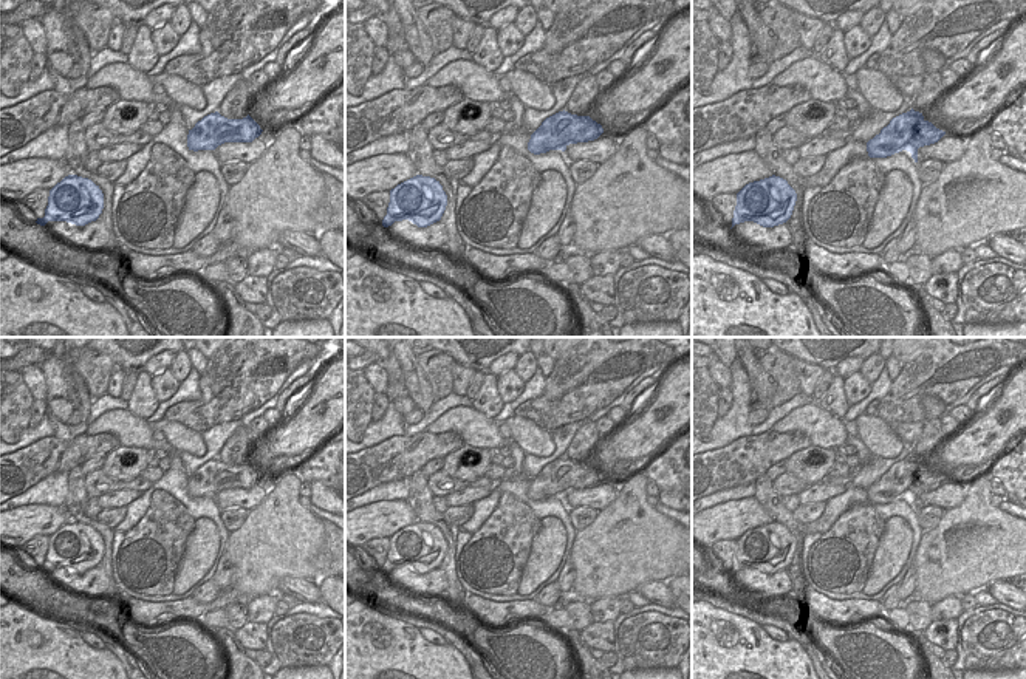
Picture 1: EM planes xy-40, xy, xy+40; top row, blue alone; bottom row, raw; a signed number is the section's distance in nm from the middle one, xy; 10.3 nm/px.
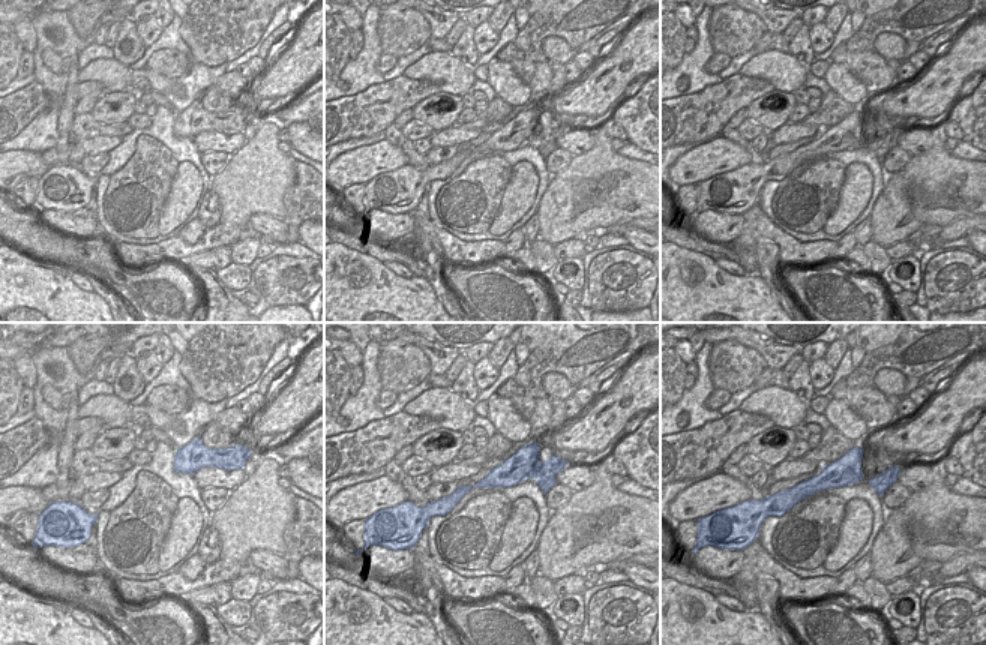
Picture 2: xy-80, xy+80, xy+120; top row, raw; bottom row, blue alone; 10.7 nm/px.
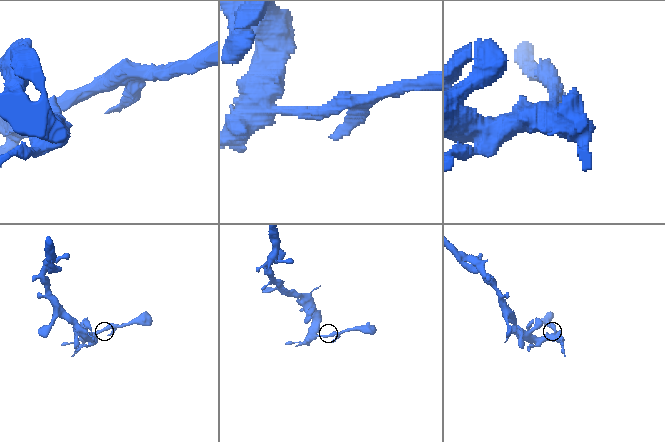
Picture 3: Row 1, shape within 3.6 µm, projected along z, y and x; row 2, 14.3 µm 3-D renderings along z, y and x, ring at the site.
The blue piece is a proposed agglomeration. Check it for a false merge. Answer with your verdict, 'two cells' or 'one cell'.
two cells

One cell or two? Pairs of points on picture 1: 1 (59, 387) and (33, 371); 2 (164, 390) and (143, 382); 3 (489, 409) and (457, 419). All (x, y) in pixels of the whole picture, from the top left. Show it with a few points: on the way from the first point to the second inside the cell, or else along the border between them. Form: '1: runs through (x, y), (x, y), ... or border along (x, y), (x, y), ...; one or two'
1: border along (36, 365), (44, 378), (47, 399); two
2: border along (150, 376), (150, 385), (160, 401); two
3: border along (472, 406), (492, 419); two

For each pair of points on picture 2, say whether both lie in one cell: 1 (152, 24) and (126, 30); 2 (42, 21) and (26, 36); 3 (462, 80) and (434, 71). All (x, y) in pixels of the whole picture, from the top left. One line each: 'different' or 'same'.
1: different
2: different
3: same

